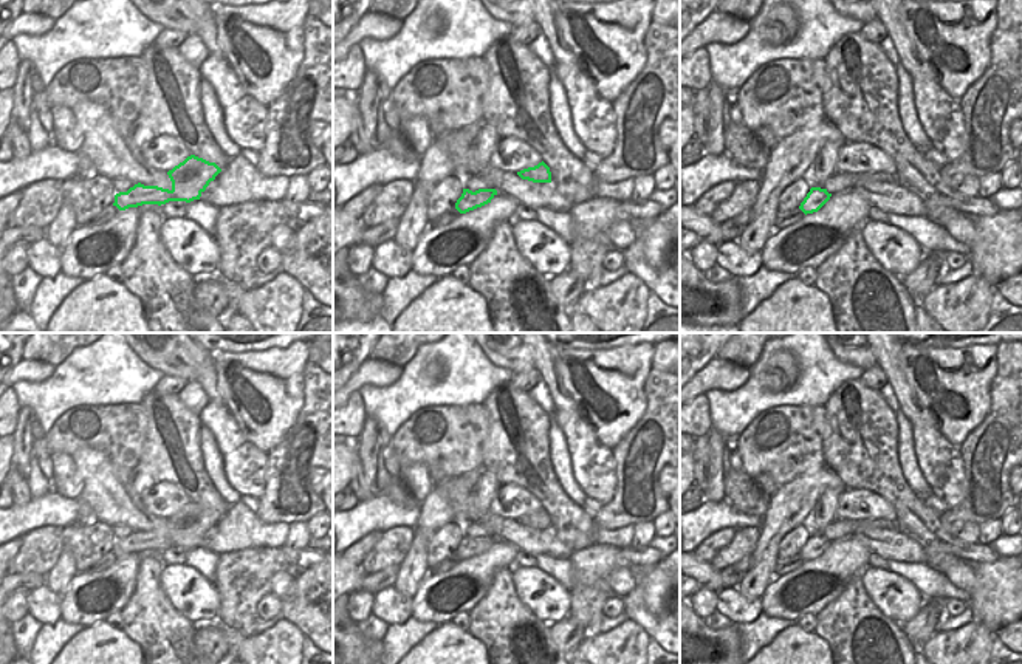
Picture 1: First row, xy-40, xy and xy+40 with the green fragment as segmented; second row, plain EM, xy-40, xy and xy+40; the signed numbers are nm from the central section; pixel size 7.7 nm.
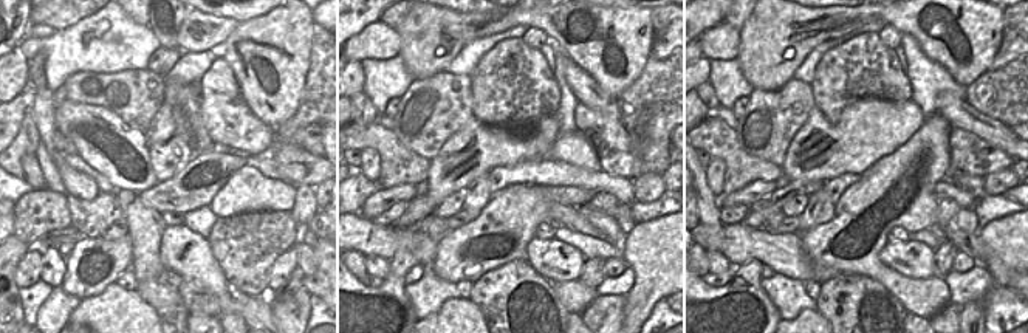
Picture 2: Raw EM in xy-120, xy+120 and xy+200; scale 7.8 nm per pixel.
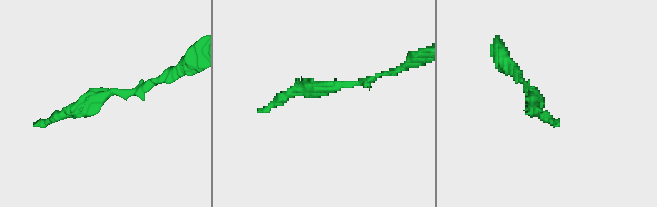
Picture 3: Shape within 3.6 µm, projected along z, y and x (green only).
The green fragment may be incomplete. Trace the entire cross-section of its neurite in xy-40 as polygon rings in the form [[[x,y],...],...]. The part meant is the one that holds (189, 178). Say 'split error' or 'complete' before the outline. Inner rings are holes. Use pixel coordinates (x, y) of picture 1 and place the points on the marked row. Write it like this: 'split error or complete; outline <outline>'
complete; outline [[[190,155],[167,172],[172,181],[170,190],[138,183],[127,192],[116,193],[113,206],[119,210],[125,210],[142,204],[161,206],[169,201],[190,203],[200,200],[209,183],[214,181],[220,172],[221,169],[215,163]]]

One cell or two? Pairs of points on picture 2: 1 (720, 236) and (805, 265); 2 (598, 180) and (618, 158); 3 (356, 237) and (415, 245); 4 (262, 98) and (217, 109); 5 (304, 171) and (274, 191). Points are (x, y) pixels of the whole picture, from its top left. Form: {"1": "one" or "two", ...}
{"1": "one", "2": "two", "3": "one", "4": "two", "5": "two"}

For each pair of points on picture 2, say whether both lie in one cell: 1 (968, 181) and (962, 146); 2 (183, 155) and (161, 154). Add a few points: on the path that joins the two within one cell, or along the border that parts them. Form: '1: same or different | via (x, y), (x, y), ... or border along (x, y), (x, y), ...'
1: different | border along (959, 172), (983, 177)
2: same | via (178, 155), (166, 155)

